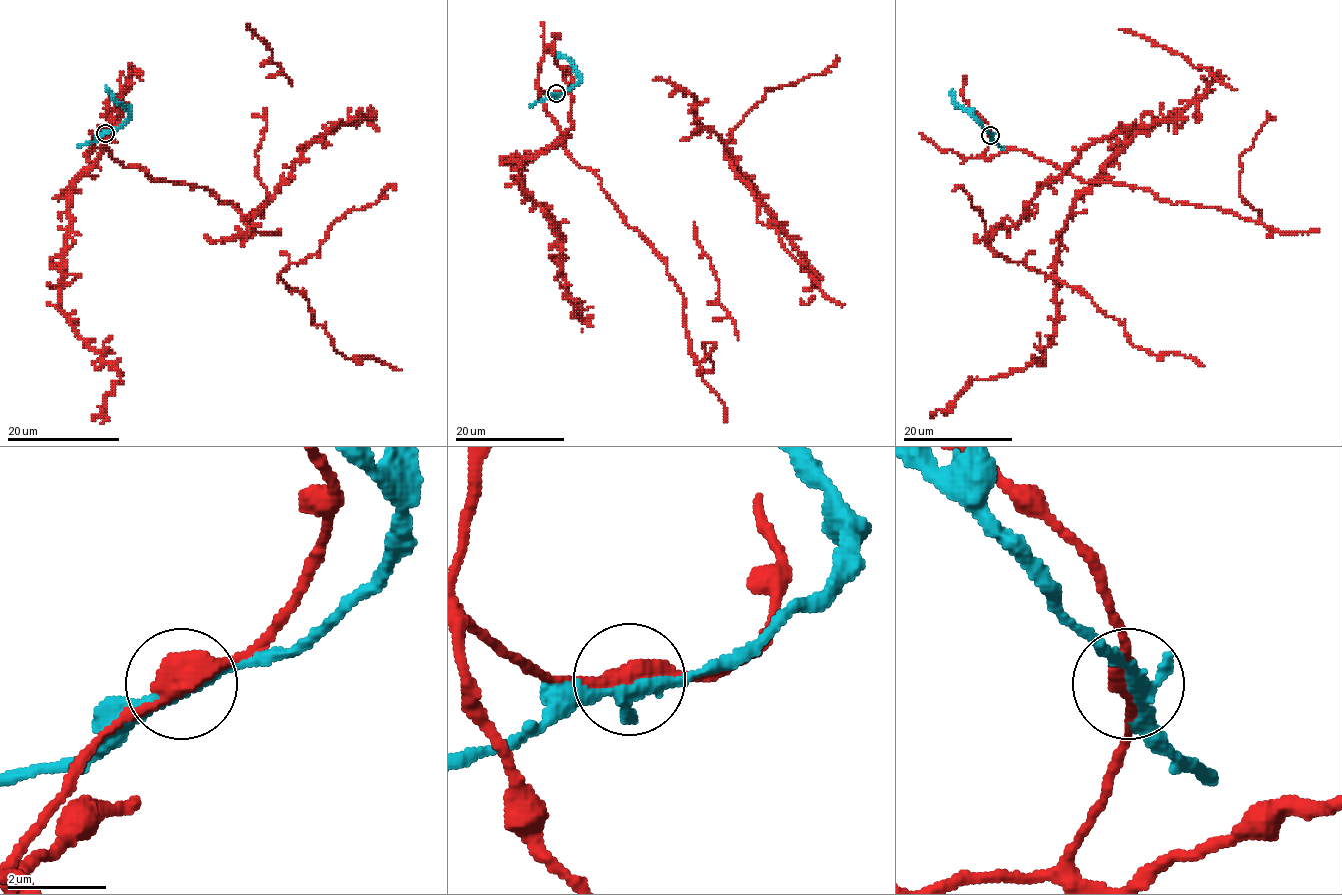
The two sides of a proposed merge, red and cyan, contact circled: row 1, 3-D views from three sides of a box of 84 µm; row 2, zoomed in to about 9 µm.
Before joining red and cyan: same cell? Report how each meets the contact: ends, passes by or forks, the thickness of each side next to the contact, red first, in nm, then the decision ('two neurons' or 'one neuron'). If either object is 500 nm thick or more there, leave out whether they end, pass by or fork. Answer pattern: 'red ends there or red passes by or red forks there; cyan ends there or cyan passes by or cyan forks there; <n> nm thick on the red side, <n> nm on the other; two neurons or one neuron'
red passes by; cyan passes by; 440 nm thick on the red side, 320 nm on the other; two neurons

